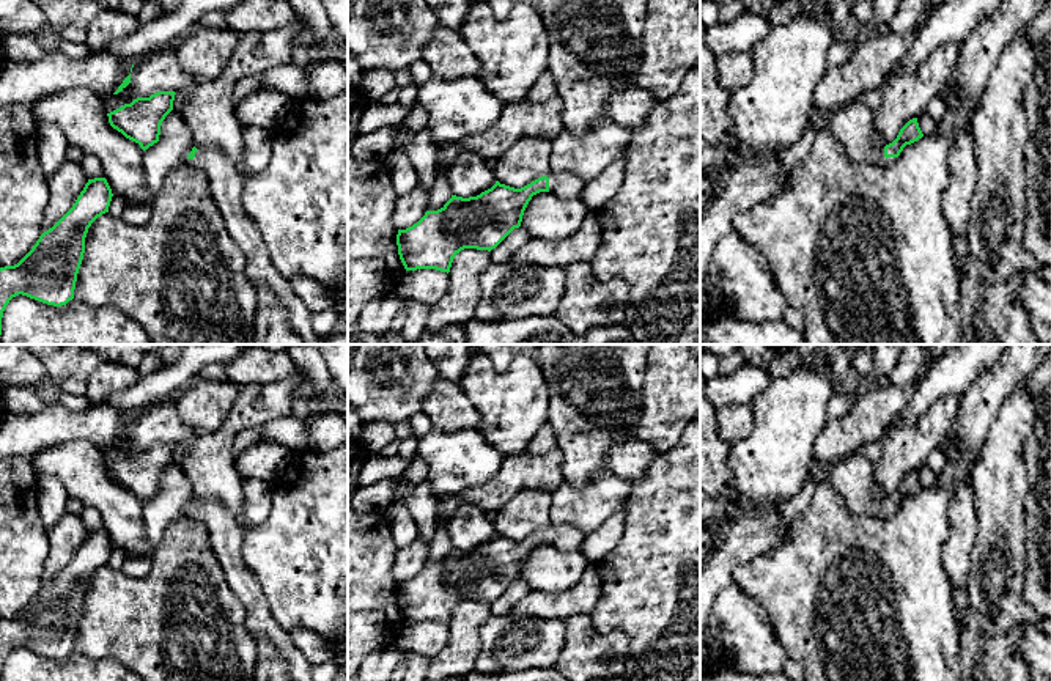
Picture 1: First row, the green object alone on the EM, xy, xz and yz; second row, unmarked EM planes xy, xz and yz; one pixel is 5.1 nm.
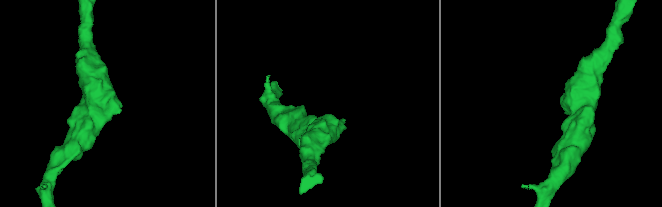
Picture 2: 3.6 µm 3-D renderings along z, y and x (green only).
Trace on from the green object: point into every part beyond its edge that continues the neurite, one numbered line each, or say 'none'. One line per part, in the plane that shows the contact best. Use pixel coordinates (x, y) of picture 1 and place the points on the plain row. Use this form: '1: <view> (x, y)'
1: xz (564, 537)

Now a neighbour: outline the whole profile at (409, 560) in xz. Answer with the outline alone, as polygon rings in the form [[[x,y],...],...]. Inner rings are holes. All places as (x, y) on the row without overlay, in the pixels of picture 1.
[[[419,536],[412,544],[398,549],[393,576],[398,582],[406,582],[417,576],[426,565],[430,543]]]

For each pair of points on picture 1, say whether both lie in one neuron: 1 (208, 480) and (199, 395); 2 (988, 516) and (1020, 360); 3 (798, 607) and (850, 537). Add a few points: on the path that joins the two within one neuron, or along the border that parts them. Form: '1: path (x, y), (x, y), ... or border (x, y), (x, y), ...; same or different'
1: border (230, 408), (225, 419), (213, 431), (194, 434); different
2: border (1028, 376), (1012, 390), (995, 417); different
3: path (815, 590), (825, 566), (837, 554); same

